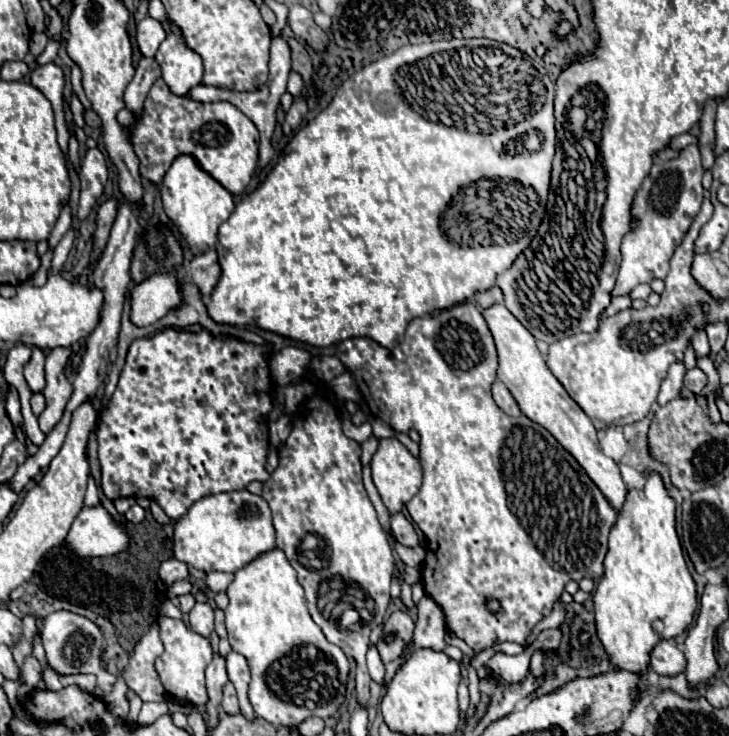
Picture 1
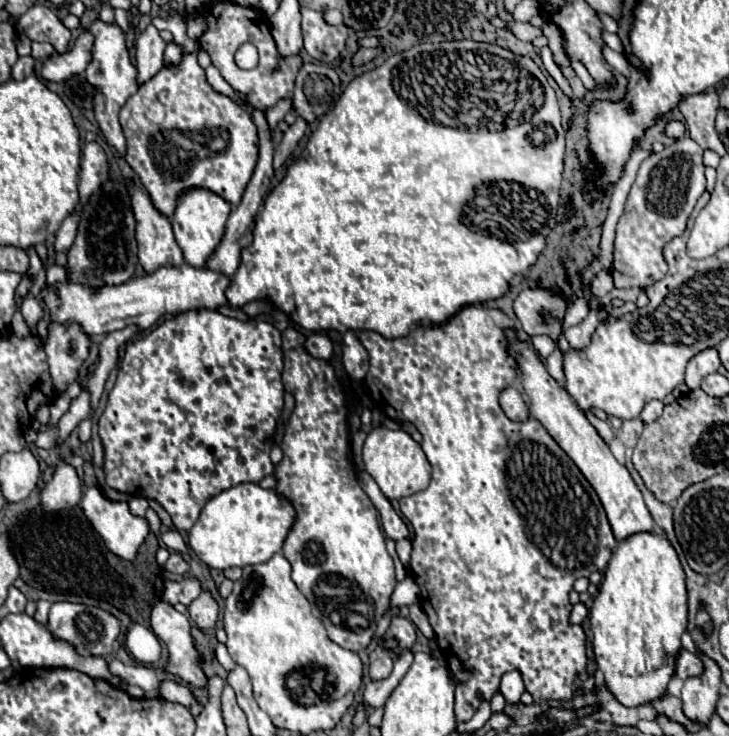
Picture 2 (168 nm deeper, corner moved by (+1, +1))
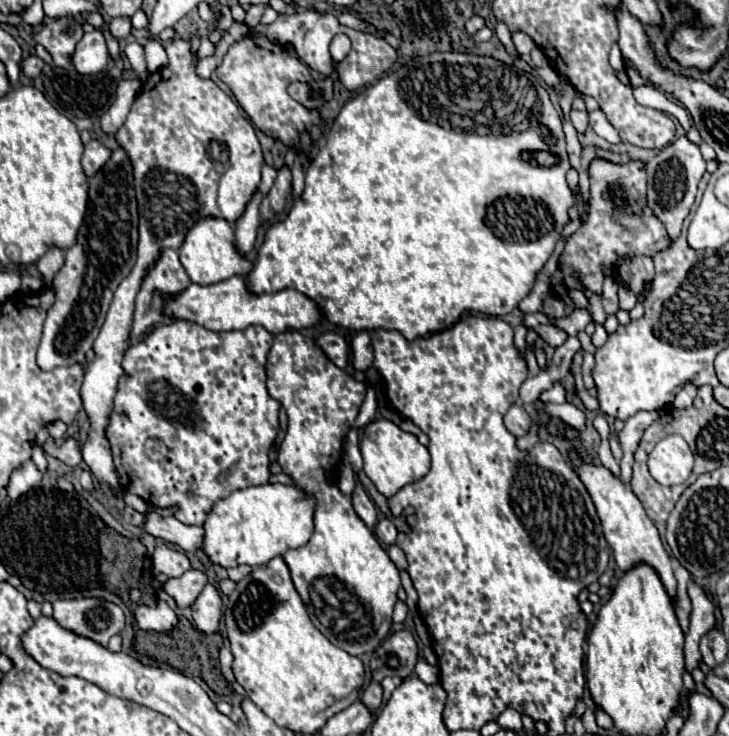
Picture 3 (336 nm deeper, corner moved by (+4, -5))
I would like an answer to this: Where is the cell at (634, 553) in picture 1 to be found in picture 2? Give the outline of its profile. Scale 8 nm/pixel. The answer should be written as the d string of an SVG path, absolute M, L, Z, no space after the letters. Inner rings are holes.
M637 533L619 543L603 575L601 591L593 601L589 619L595 663L613 697L625 707L639 707L665 695L667 683L675 671L673 663L677 651L681 651L681 635L687 631L687 591L677 553L663 533Z

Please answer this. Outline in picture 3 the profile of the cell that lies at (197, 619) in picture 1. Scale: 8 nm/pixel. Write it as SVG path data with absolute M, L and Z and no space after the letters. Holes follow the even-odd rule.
M206 585L192 605L192 619L198 631L216 633L222 617L222 601L216 587Z

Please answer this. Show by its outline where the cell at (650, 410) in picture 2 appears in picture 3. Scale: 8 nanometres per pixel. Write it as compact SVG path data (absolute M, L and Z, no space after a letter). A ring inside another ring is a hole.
M640 411L640 413L636 413L634 417L630 417L630 419L624 423L624 429L618 433L622 451L624 451L624 457L622 457L622 461L620 461L620 467L622 467L620 479L622 479L626 485L628 485L630 477L632 477L634 451L636 451L640 439L642 439L642 433L644 433L646 427L650 427L656 419L658 419L658 413L656 413L656 411Z

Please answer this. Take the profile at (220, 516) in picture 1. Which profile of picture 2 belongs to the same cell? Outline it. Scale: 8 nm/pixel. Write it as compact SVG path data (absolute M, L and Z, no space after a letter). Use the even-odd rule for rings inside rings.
M239 483L207 501L197 523L189 531L189 545L197 557L213 569L265 563L275 553L281 553L293 519L297 519L293 505L289 499L277 495L275 489L263 489L257 483Z

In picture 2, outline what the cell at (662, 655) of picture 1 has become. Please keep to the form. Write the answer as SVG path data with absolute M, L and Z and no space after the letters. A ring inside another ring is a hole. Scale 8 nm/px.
M681 651L677 655L677 677L679 679L687 679L687 677L695 677L703 673L703 661L699 659L697 653L689 653L689 651Z

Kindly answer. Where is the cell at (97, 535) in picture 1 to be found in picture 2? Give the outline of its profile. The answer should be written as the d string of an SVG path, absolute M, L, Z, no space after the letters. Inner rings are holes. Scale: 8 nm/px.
M89 487L85 491L85 497L83 497L83 511L85 511L85 517L89 519L89 523L95 527L95 531L103 537L105 545L109 547L109 551L113 551L115 555L123 557L123 559L135 559L135 553L137 553L137 547L143 543L143 539L149 535L149 523L145 517L135 517L131 515L127 503L121 503L121 501L111 501L107 499L99 487Z

